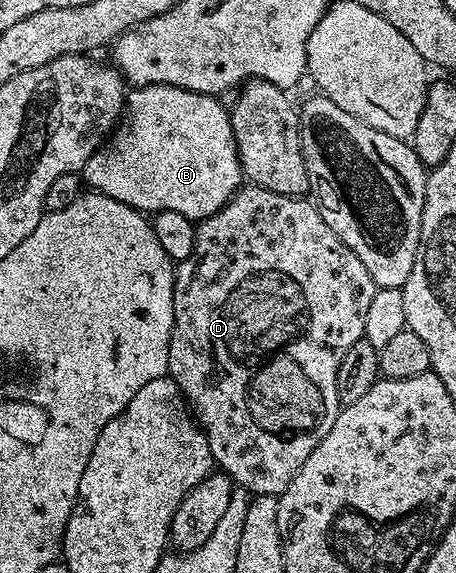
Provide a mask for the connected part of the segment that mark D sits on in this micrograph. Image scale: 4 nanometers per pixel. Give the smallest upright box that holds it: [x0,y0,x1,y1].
[167,184,376,497]

